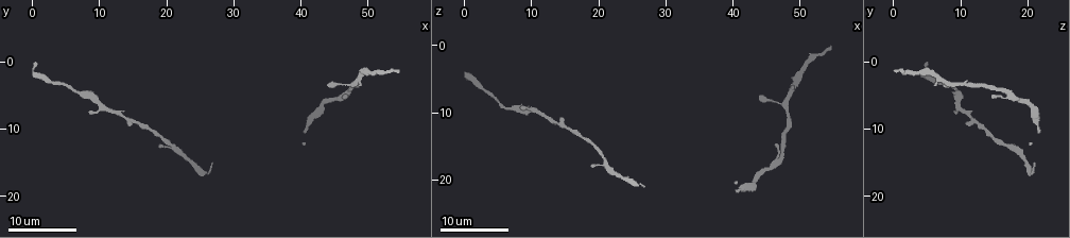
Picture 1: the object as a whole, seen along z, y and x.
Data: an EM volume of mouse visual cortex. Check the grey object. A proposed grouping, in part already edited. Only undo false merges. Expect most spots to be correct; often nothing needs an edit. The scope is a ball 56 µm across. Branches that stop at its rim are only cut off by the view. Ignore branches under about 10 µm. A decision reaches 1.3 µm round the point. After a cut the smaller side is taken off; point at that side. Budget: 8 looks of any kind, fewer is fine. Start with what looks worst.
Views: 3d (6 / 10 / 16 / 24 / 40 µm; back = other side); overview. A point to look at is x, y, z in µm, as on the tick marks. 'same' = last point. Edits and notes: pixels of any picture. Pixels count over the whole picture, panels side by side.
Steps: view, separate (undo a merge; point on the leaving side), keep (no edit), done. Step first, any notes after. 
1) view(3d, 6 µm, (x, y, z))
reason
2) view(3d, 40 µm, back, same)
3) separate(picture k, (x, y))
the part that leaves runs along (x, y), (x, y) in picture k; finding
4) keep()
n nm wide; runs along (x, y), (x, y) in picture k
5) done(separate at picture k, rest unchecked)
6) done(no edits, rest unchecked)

view(3d, 16 µm, (14.0, 8.5, 11.5))
a narrow waist

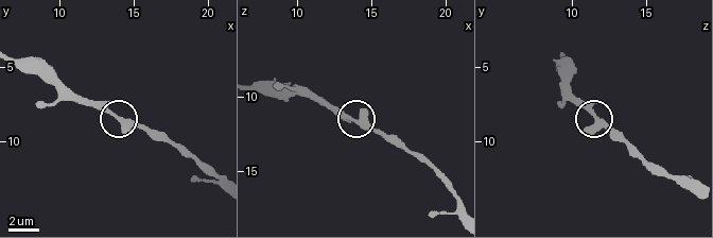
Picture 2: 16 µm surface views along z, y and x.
view(3d, 10 µm, (13.8, 8.0, 11.6))

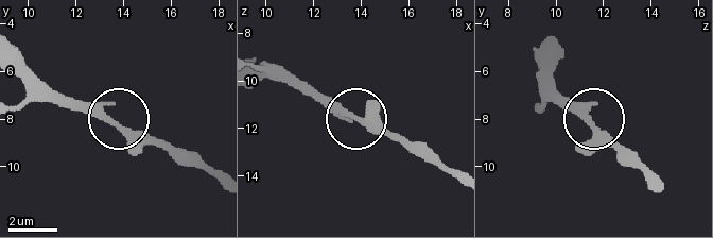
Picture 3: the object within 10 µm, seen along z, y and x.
keep()
runs along (454, 176), (332, 112), (298, 79) in picture 3; continuous, no second neuron

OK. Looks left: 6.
view(3d, 24 µm, (7.0, 5.0, 9.0))
thick turns thin

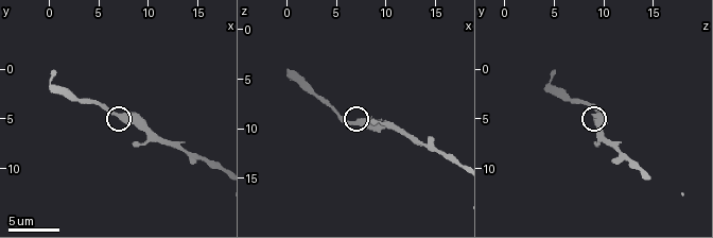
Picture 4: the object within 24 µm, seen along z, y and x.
view(3d, 10 µm, (7.8, 5.0, 9.4))

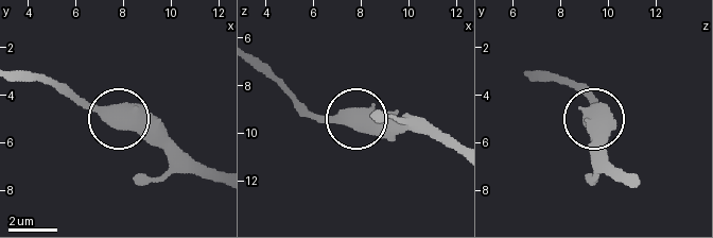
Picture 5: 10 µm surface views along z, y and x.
keep()
runs along (219, 177), (98, 114), (69, 90) in picture 5; one neuron here

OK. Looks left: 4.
view(3d, 16 µm, (17.5, 10.5, 14.0))
a narrow waist

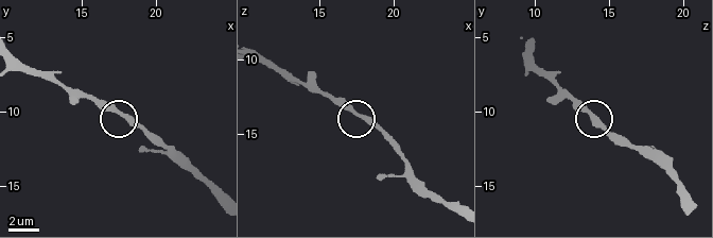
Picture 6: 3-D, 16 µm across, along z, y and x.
view(3d, 10 µm, (17.8, 10.2, 13.8))

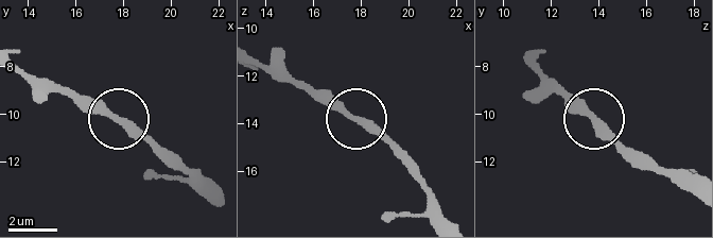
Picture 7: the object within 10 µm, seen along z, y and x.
view(3d, 6 µm, (17.8, 10.2, 13.9))
zoom in

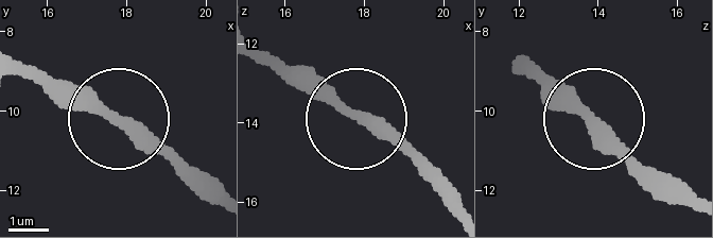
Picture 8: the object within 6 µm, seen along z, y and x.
keep()
runs along (687, 203), (528, 68) in picture 8; continuous, no second neuron

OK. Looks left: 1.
done(no edits, rest unchecked)

